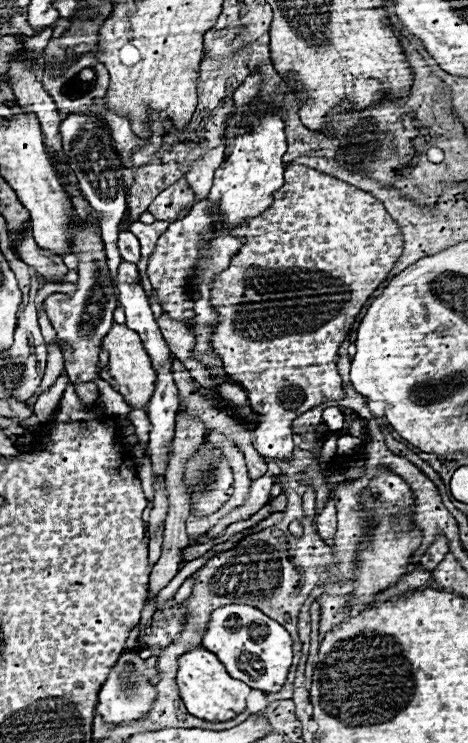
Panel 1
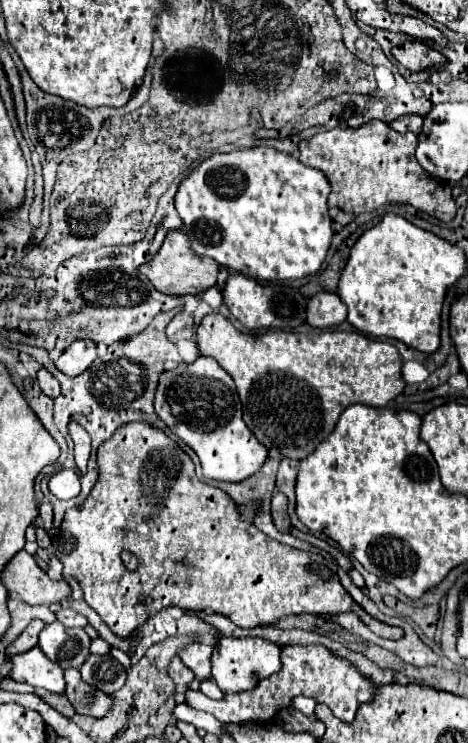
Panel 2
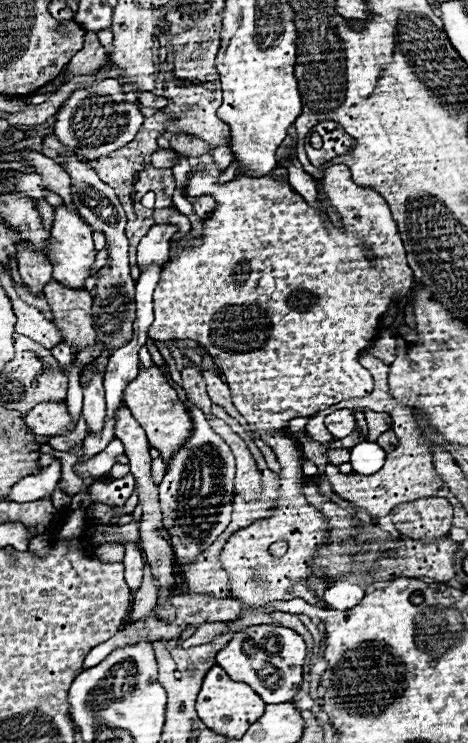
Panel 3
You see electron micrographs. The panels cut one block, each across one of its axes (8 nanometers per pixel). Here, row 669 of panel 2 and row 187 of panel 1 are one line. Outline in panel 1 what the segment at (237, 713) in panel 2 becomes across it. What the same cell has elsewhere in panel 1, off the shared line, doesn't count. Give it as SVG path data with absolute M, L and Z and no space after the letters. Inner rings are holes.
M288 164L284 186L276 192L272 208L256 220L248 220L236 234L244 236L246 244L232 258L228 272L212 282L212 304L218 308L220 320L212 334L212 348L222 358L226 376L246 388L250 406L260 412L260 424L254 428L254 448L264 458L288 462L294 452L292 420L322 402L344 398L342 378L336 368L338 348L346 340L354 316L360 314L366 300L400 258L404 240L398 224L370 192L294 164Z

